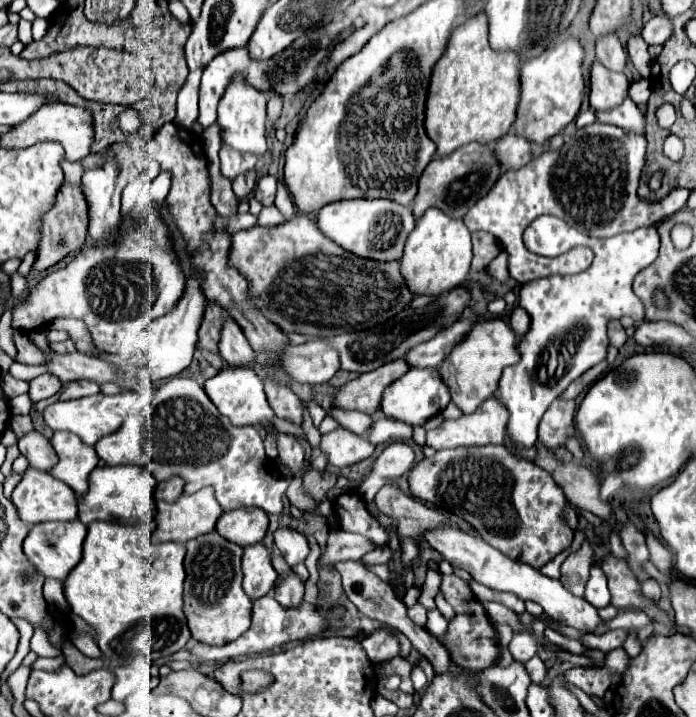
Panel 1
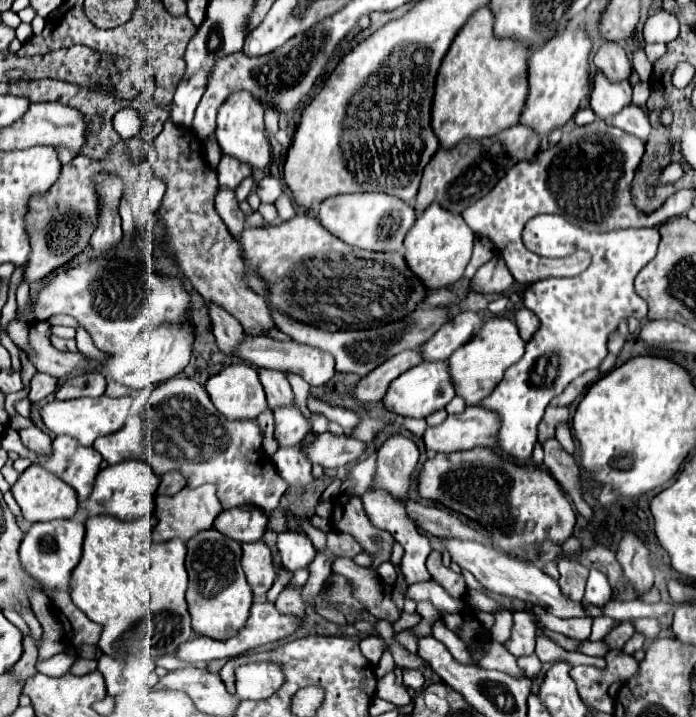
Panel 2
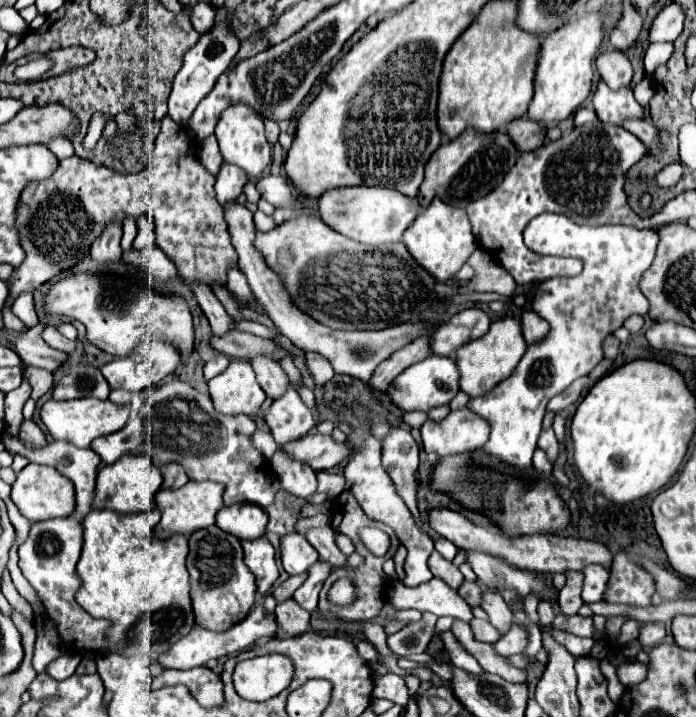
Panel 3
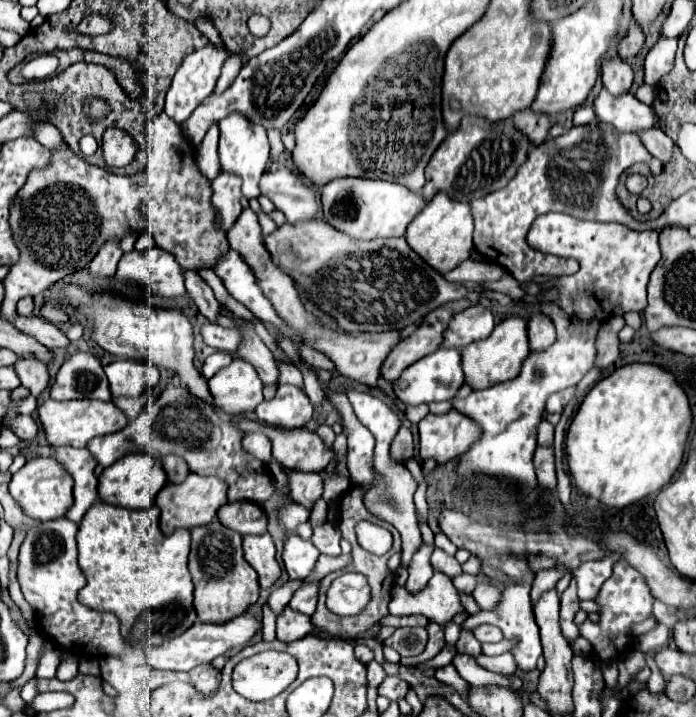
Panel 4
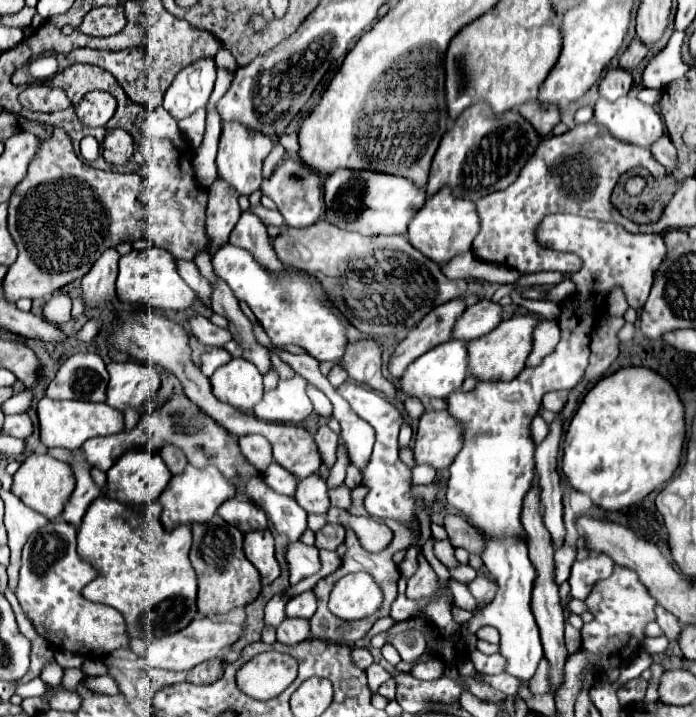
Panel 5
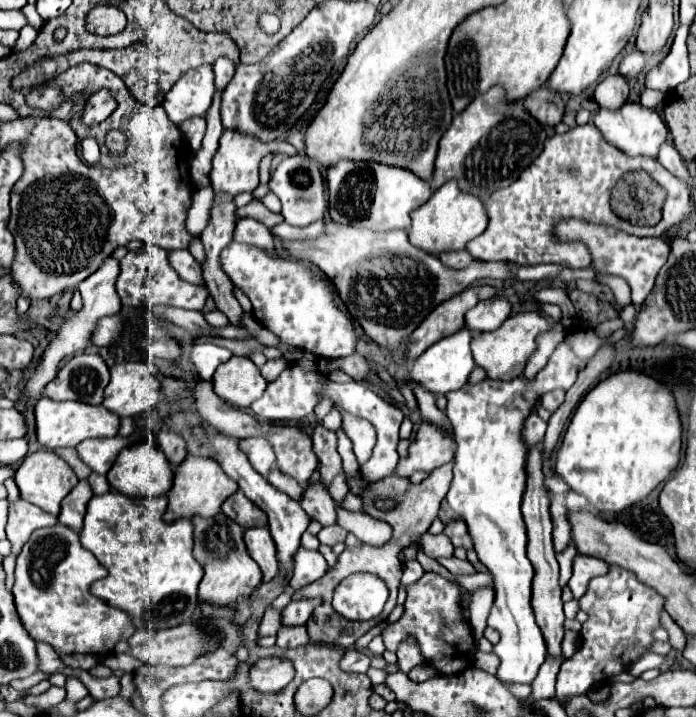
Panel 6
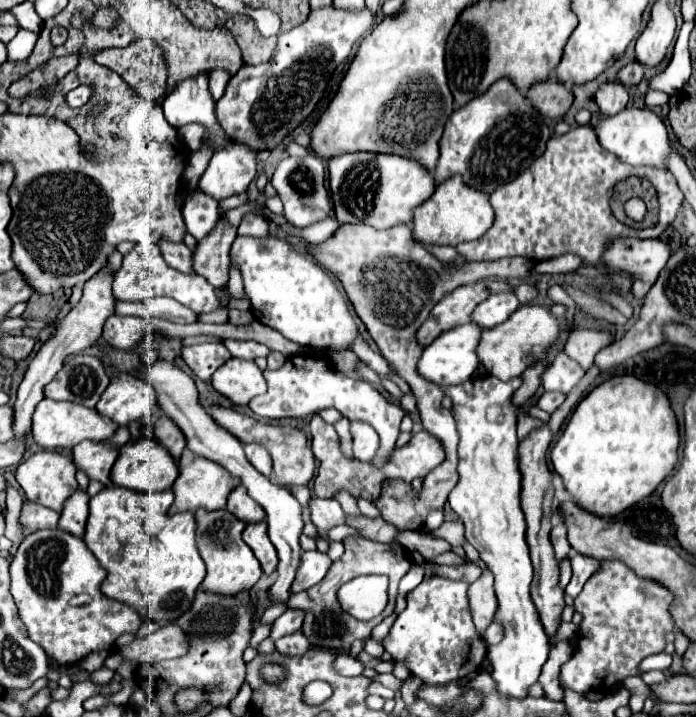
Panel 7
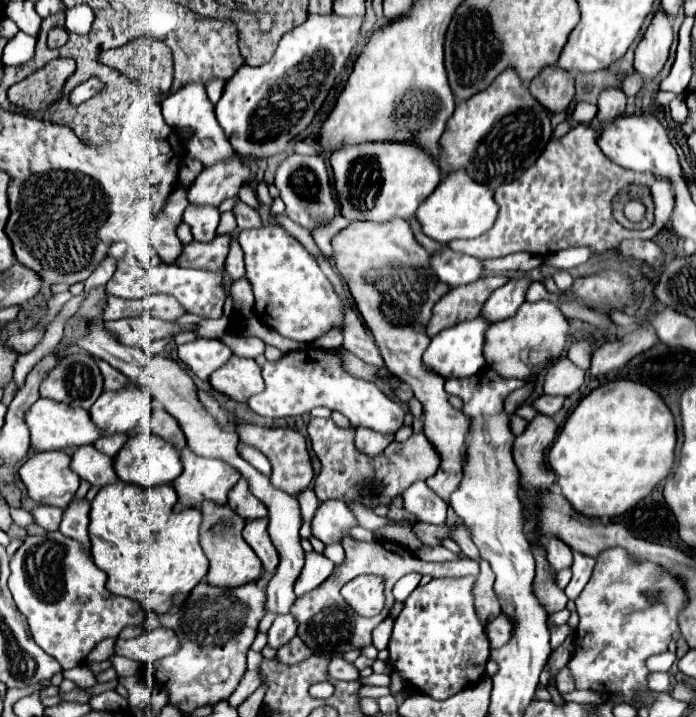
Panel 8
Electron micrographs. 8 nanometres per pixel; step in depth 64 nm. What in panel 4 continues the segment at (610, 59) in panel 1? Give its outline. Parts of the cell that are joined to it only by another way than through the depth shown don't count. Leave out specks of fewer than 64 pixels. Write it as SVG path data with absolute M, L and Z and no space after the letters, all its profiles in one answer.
M604 60L602 64L602 84L612 96L626 94L632 86L632 68L624 60Z

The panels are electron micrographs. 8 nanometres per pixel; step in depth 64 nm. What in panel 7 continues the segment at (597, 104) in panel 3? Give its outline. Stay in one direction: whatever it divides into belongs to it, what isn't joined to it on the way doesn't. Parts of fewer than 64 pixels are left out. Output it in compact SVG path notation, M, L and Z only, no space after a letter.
M626 108L616 116L602 118L596 126L596 134L598 134L600 146L612 152L620 162L630 166L654 166L654 168L668 170L668 156L672 152L668 142L668 130L652 110Z

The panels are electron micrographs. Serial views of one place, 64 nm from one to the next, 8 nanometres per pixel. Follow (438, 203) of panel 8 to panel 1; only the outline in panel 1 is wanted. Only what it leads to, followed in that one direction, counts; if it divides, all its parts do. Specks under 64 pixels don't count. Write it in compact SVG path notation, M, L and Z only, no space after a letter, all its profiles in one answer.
M428 208L406 240L402 256L402 272L412 292L416 292L418 296L420 294L438 296L466 280L470 260L472 260L472 242L466 224L462 220L446 216L438 208Z

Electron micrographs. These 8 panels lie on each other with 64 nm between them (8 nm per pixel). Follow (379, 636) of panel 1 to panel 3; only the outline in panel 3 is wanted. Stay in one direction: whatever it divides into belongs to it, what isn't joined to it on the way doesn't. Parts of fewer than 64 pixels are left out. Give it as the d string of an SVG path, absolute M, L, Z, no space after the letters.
M358 642L358 654L370 664L370 662L376 662L376 648L370 644L370 642Z

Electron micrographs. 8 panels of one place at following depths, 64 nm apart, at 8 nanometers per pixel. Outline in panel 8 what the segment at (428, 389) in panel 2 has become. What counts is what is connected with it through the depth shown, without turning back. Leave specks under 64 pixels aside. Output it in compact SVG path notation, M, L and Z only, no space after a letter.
M476 316L472 320L464 320L452 328L438 332L430 340L430 346L424 352L424 364L428 364L428 368L440 372L444 378L472 376L472 374L480 372L486 366L486 358L484 358L482 348L484 348L484 334L486 334L488 326L490 326L490 322L484 316Z

